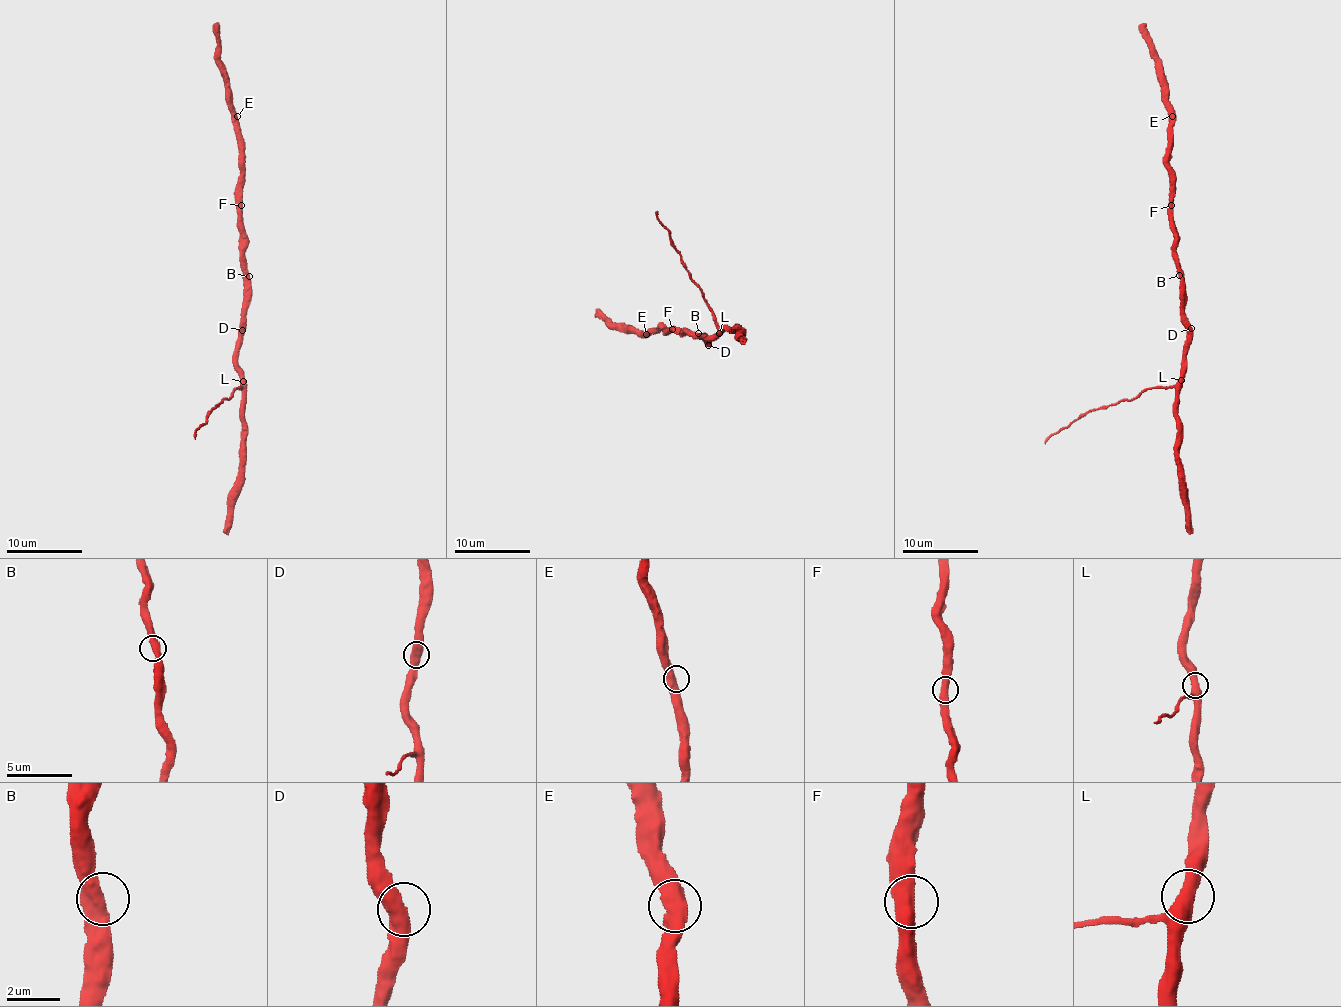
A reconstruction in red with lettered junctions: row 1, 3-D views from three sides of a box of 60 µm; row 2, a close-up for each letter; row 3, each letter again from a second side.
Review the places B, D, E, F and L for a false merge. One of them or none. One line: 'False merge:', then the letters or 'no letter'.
False merge: L

